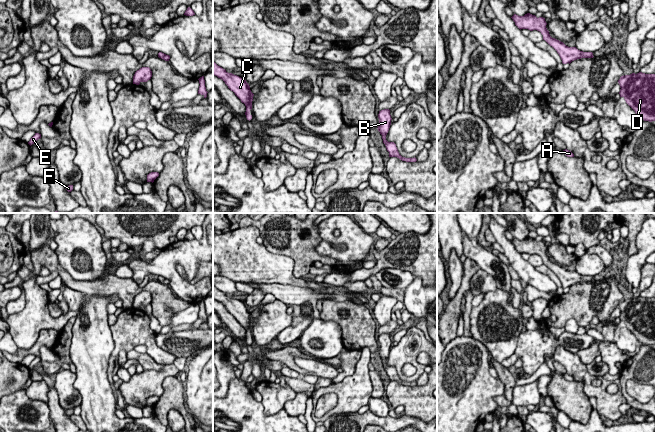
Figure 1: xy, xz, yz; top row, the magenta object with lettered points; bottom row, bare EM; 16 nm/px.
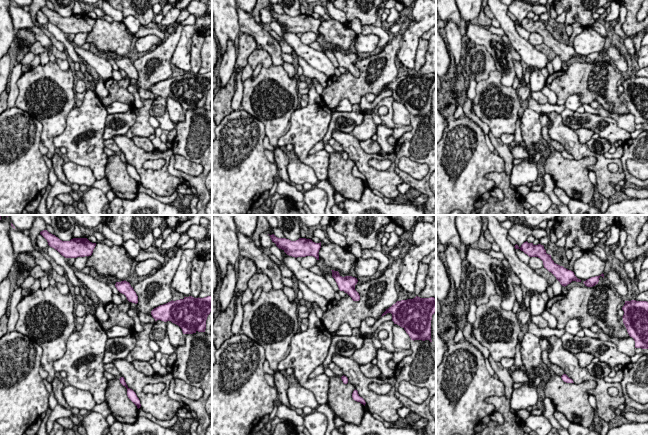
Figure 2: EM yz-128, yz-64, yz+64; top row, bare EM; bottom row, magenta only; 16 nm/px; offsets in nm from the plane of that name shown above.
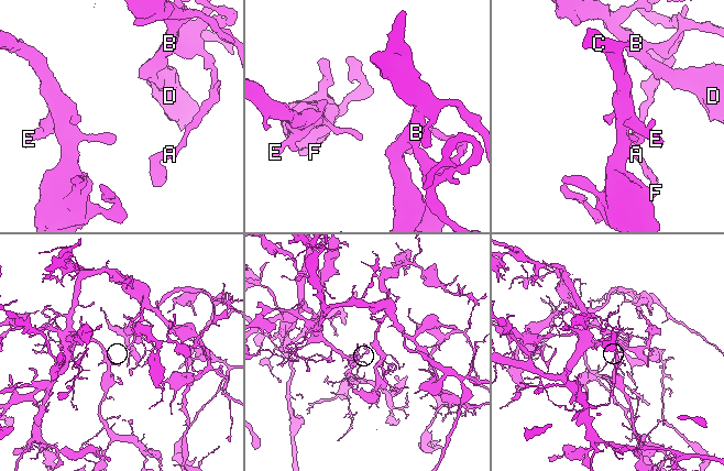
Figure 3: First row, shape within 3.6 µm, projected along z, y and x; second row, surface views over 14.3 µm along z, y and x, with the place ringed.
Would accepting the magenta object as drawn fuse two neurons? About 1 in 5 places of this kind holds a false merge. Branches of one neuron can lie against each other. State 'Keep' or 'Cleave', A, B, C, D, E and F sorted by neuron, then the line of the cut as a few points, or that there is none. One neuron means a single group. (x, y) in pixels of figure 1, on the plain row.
Keep. Groups: A B C D E F. No split

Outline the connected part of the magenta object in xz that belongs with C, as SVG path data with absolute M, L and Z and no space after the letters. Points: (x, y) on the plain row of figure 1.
M214 285L213 298L218 302L222 303L228 310L228 312L235 317L235 319L241 324L242 327L245 328L245 339L247 344L250 345L252 343L250 334L252 333L252 325L254 318L251 316L250 310L246 306L246 304L232 297L228 297L225 293L218 290Z

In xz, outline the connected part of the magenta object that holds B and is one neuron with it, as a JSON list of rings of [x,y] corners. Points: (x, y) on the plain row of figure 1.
[[[384,333],[384,334],[379,335],[378,342],[379,342],[379,350],[377,353],[382,359],[383,367],[385,368],[386,373],[389,376],[389,381],[397,381],[400,384],[406,385],[406,386],[416,386],[417,383],[415,381],[414,382],[402,381],[398,376],[396,368],[394,366],[388,366],[386,364],[386,359],[389,355],[391,344],[392,344],[391,339],[390,339],[390,334]]]

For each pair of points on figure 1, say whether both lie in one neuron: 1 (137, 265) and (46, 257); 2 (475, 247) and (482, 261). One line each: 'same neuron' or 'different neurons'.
1: different neurons
2: same neuron

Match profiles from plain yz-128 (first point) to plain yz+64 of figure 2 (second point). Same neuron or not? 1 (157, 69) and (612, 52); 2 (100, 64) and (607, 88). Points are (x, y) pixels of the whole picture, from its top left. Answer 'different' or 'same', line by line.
1: different
2: different

